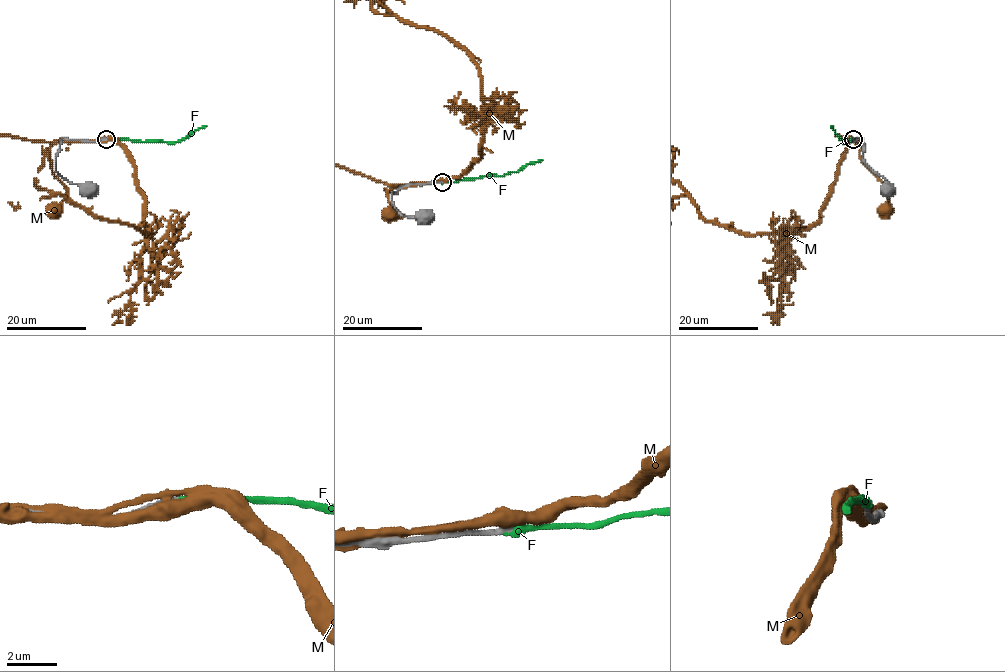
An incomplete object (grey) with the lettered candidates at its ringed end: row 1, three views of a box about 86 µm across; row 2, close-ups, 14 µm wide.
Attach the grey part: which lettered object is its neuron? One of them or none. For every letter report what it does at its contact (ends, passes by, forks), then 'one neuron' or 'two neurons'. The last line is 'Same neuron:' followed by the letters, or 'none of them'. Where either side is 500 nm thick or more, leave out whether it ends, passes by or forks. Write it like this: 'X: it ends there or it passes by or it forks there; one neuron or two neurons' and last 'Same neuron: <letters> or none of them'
F: it ends there; one neuron
M: two neurons
Same neuron: F

